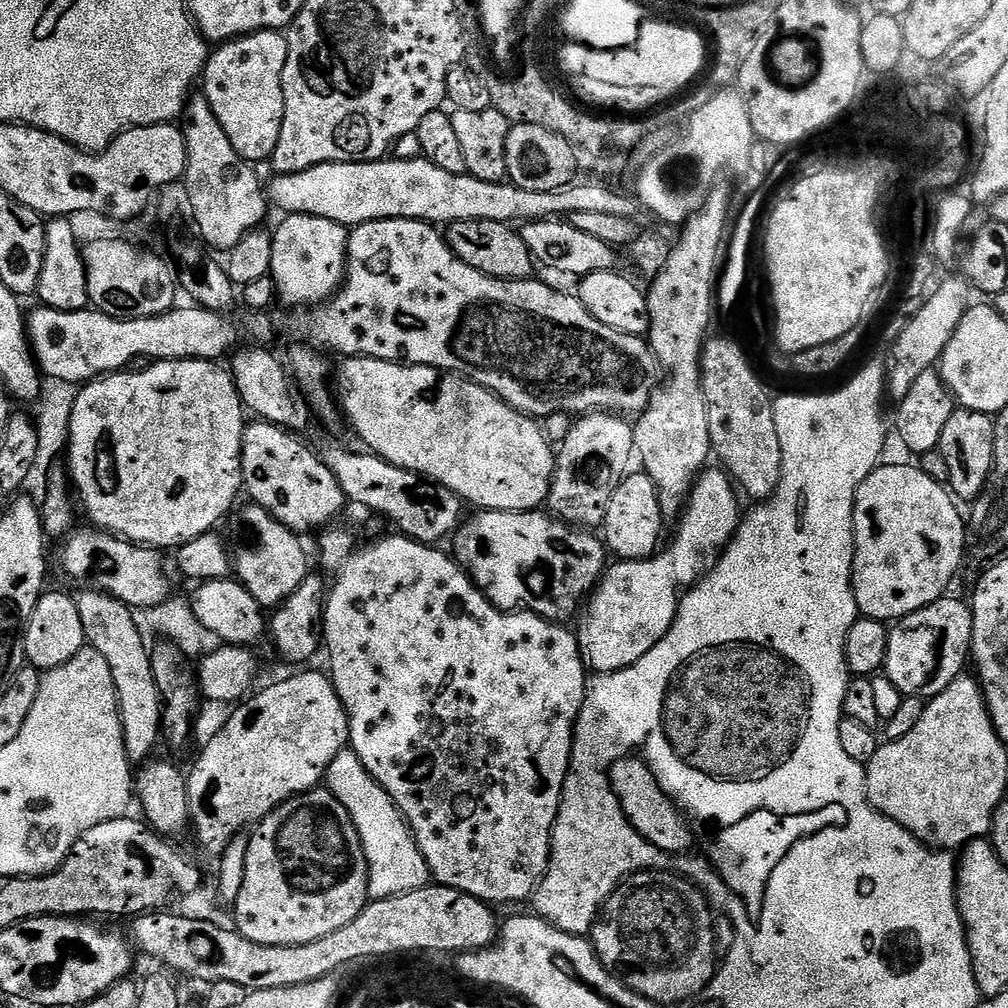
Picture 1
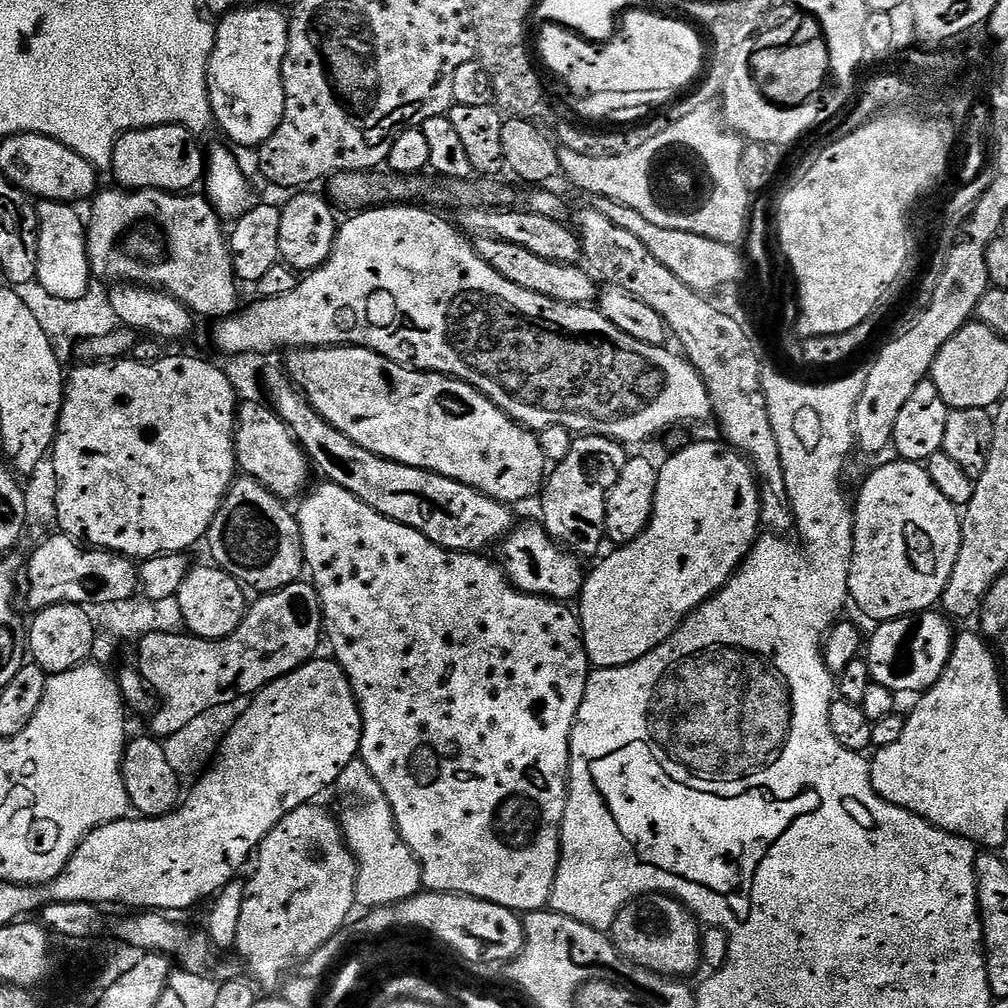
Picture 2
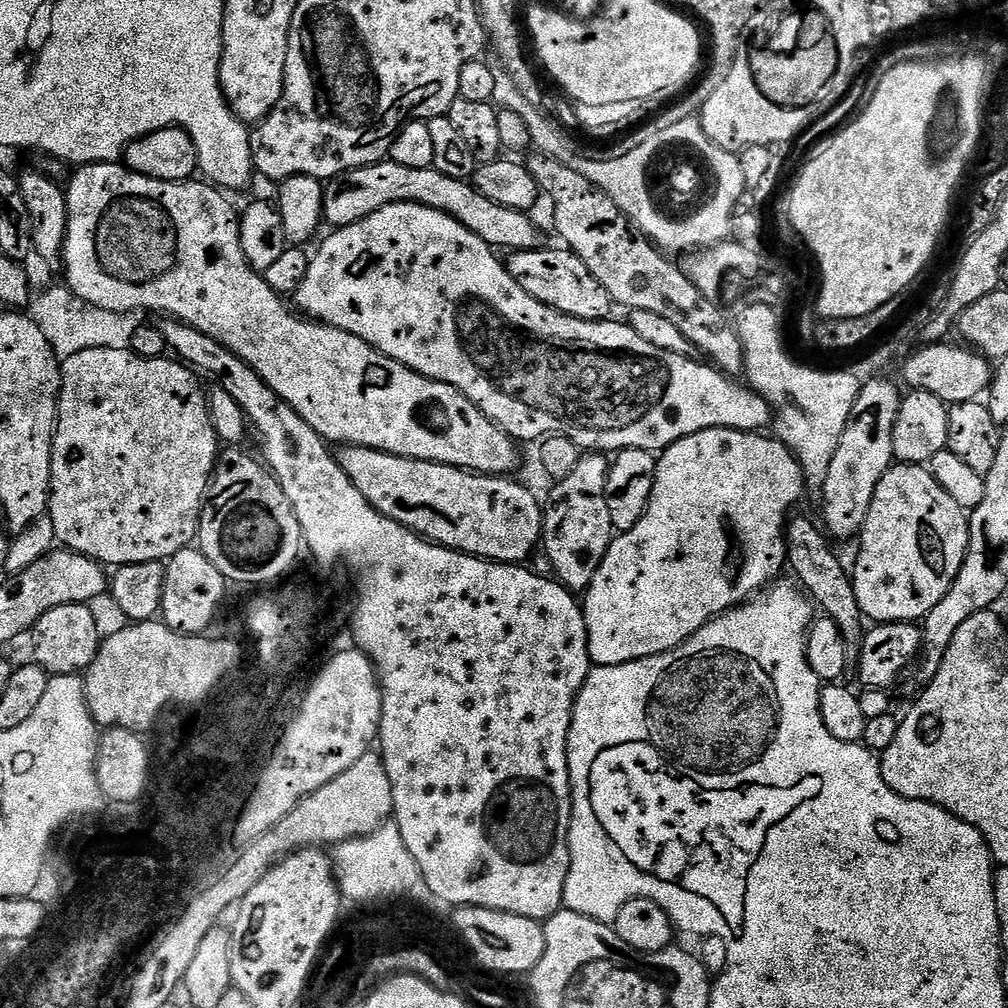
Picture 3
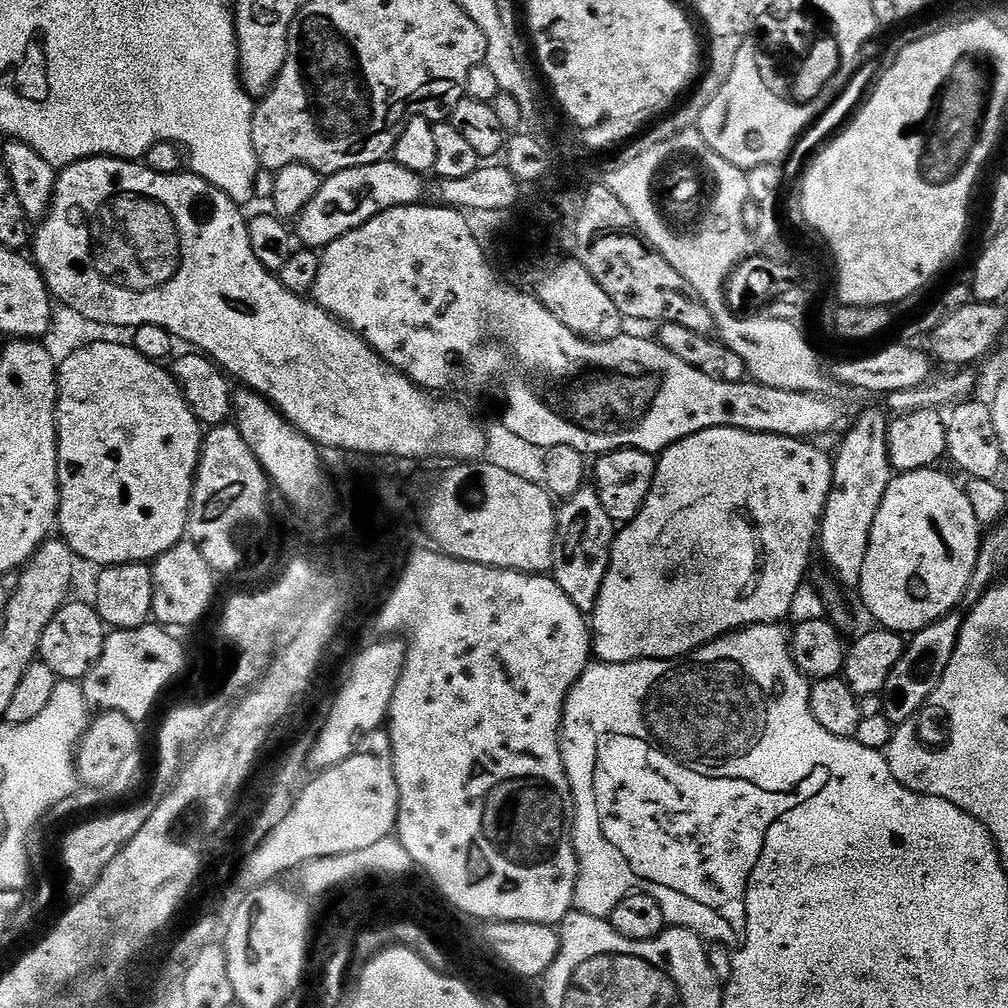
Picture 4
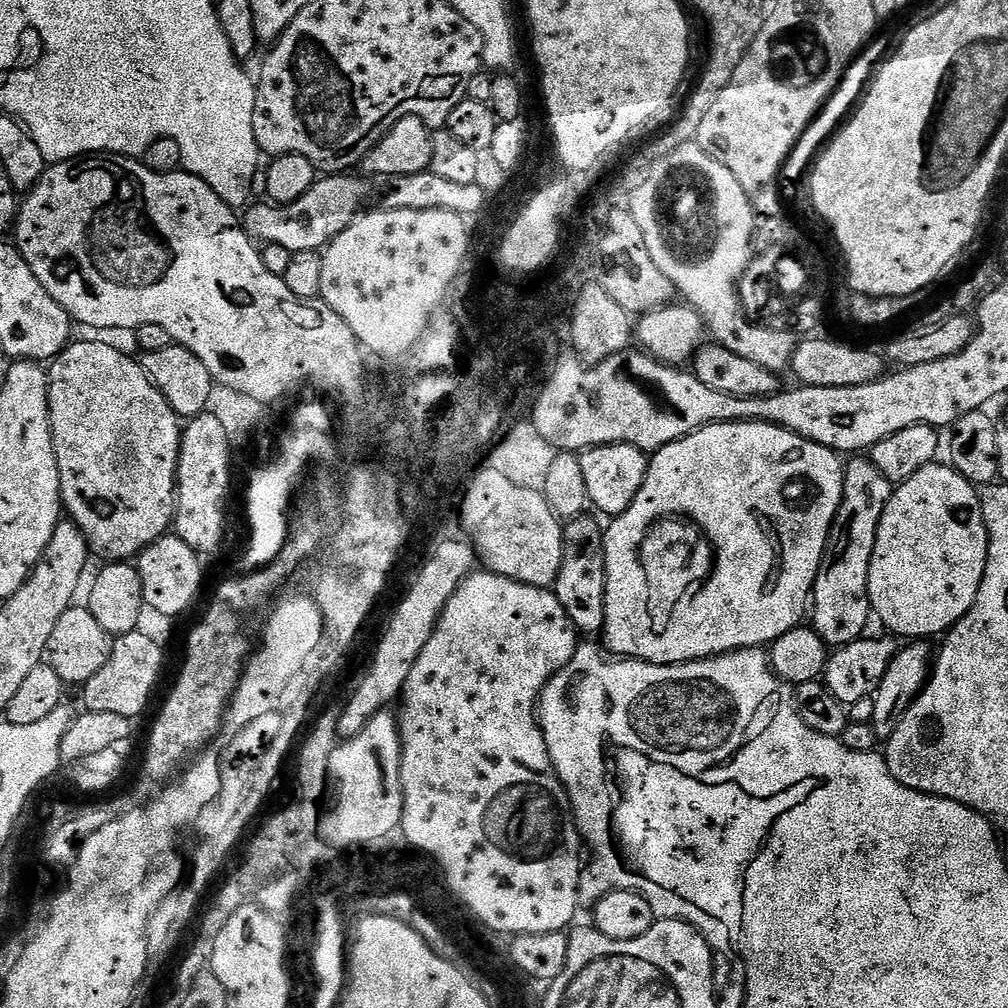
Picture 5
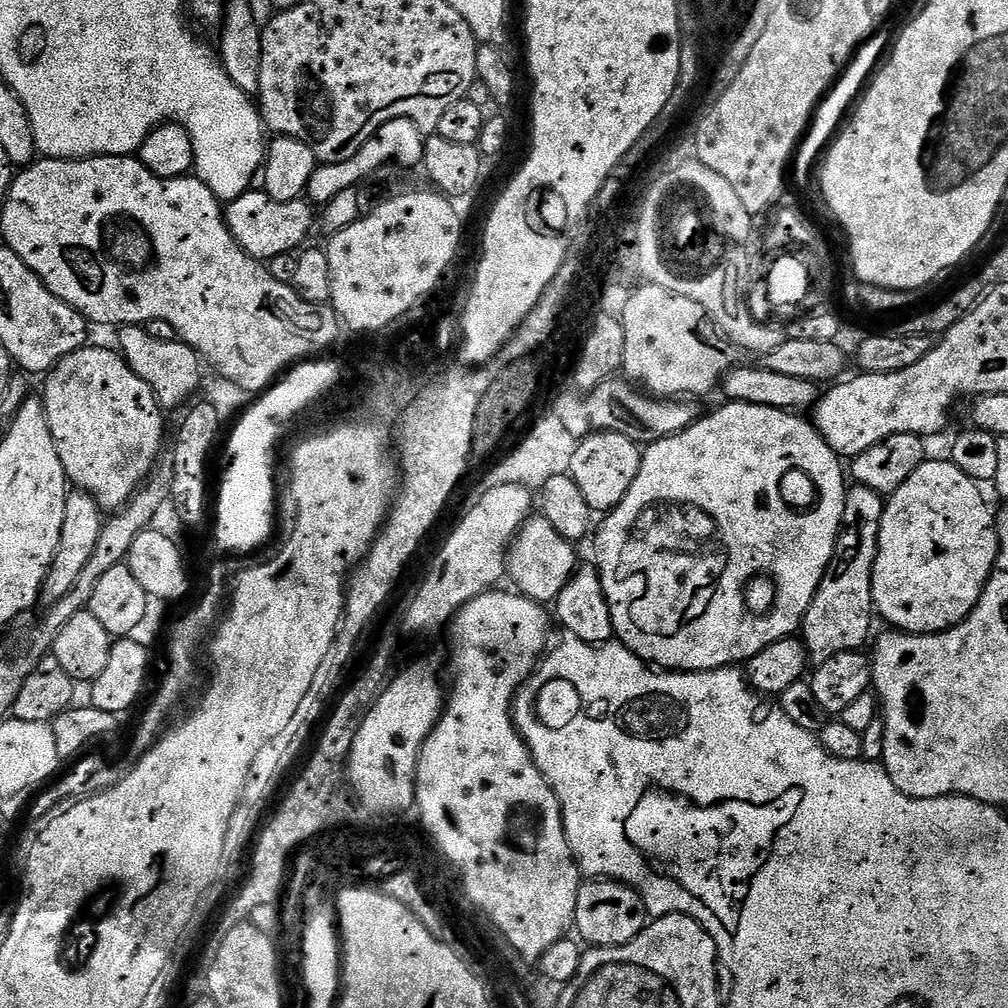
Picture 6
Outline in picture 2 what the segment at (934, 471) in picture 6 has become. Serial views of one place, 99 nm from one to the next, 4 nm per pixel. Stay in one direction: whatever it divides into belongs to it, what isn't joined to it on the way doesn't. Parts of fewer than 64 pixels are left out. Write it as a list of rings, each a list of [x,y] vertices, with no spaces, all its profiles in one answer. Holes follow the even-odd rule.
[[[893,459],[893,464],[884,464],[876,468],[864,480],[860,493],[854,496],[854,550],[852,551],[852,565],[848,571],[848,594],[851,603],[857,604],[872,622],[883,622],[885,620],[897,620],[899,616],[916,616],[921,612],[935,609],[941,603],[941,596],[946,590],[947,583],[951,580],[955,563],[958,562],[960,548],[960,526],[962,523],[961,513],[957,505],[952,504],[946,494],[930,478],[927,467],[923,463],[911,460]]]

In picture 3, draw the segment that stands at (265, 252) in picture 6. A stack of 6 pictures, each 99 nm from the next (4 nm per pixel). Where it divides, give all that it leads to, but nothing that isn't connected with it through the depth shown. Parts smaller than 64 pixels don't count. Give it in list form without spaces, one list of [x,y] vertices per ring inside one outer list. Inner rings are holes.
[[[389,158],[378,164],[362,166],[353,172],[336,177],[324,189],[324,219],[333,229],[357,224],[362,218],[374,214],[391,204],[421,204],[447,216],[453,216],[466,230],[478,234],[493,250],[508,248],[512,252],[525,252],[541,247],[540,228],[527,212],[510,210],[490,202],[486,194],[476,189],[475,183],[450,178],[437,168],[415,169],[400,165],[396,159]]]

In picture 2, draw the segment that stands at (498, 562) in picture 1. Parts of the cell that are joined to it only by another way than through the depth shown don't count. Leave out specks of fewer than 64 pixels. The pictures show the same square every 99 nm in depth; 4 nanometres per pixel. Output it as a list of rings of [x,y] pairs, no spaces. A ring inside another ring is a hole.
[[[539,523],[528,524],[525,528],[513,527],[512,531],[504,537],[499,559],[509,580],[520,589],[521,592],[529,592],[531,596],[547,596],[549,600],[561,602],[572,602],[579,597],[584,588],[584,577],[586,568],[583,568],[581,561],[567,548],[560,547],[548,532]]]

